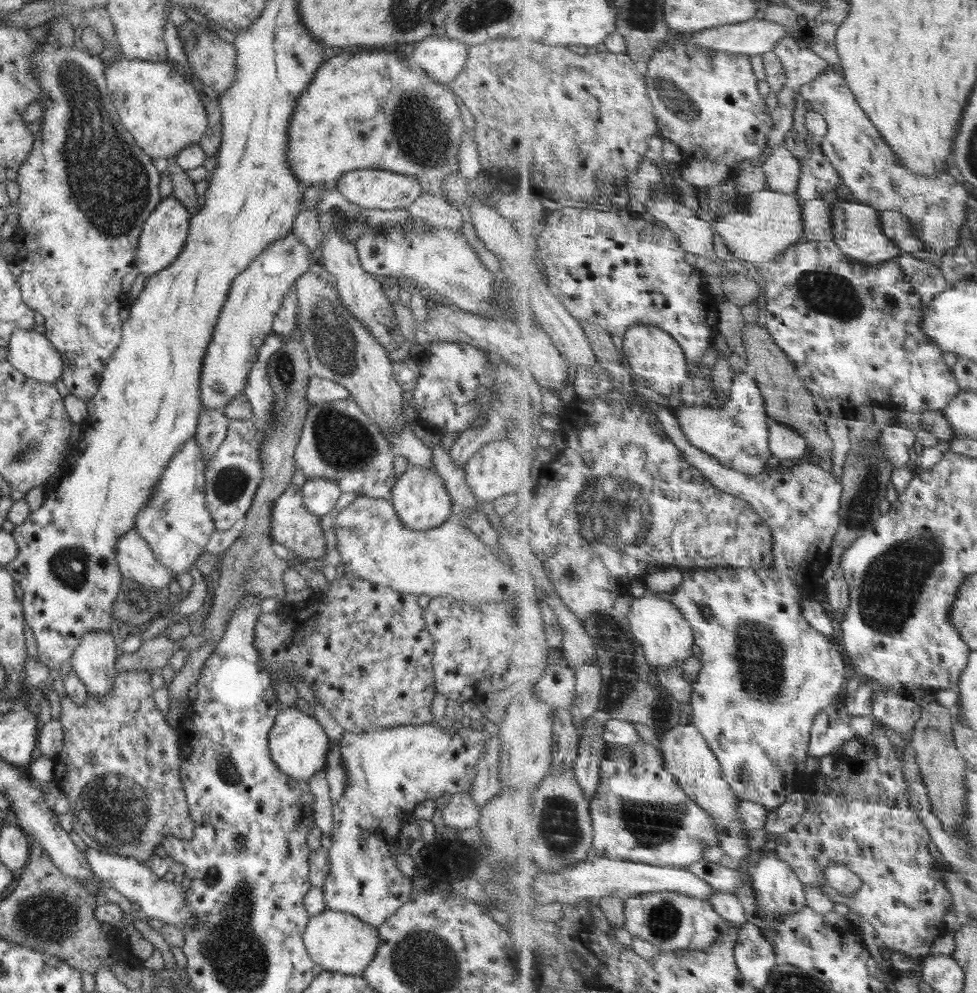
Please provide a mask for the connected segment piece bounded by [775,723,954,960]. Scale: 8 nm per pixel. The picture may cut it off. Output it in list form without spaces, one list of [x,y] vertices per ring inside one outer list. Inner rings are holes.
[[[881,723],[873,735],[860,739],[863,743],[860,754],[854,757],[838,756],[830,774],[821,772],[817,776],[818,783],[822,784],[814,784],[808,812],[794,830],[778,835],[775,852],[780,860],[794,868],[805,885],[822,887],[836,902],[846,904],[870,921],[888,948],[921,960],[930,955],[930,948],[938,938],[950,932],[944,924],[944,916],[950,912],[948,908],[954,903],[954,897],[944,881],[940,882],[937,862],[928,848],[933,837],[921,815],[912,808],[909,784],[905,780],[905,758],[894,750],[891,733],[893,731]],[[834,864],[846,864],[862,877],[863,886],[857,893],[841,893],[830,886],[826,880],[826,869]]]

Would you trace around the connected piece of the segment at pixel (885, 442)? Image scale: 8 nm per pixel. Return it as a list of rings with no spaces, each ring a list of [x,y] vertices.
[[[893,423],[882,435],[881,446],[890,463],[896,468],[907,466],[906,464],[912,460],[912,450],[918,444],[916,431],[908,426]]]

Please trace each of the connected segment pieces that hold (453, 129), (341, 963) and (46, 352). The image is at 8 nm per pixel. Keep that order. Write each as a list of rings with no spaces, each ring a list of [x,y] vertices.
[[[353,49],[346,50],[325,59],[308,88],[300,94],[286,132],[286,157],[304,187],[330,185],[346,171],[372,168],[414,176],[423,192],[444,195],[442,180],[459,174],[458,148],[465,132],[461,102],[452,87],[434,82],[408,58],[387,49],[361,54]]]
[[[326,909],[317,916],[309,916],[303,933],[303,941],[308,956],[323,970],[346,973],[348,976],[361,976],[374,960],[378,950],[379,933],[376,927],[365,924],[356,916],[346,912]]]
[[[17,329],[7,350],[7,362],[27,378],[53,385],[61,380],[62,357],[44,334]]]

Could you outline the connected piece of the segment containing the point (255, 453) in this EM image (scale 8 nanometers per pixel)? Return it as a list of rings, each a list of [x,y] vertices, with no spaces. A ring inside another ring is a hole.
[[[250,418],[230,419],[227,436],[214,455],[207,460],[204,496],[206,508],[214,519],[216,531],[230,529],[235,522],[245,518],[245,514],[252,506],[256,488],[264,476],[264,467],[262,467],[259,451],[260,441],[260,432],[250,421]]]

